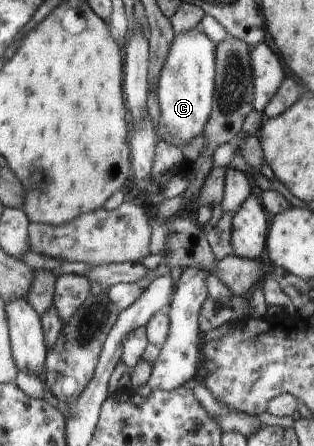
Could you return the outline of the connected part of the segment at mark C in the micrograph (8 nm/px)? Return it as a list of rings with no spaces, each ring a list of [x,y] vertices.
[[[198,27],[174,35],[170,51],[162,67],[156,93],[158,94],[161,122],[174,141],[190,143],[205,131],[206,121],[213,111],[216,90],[216,46]]]

